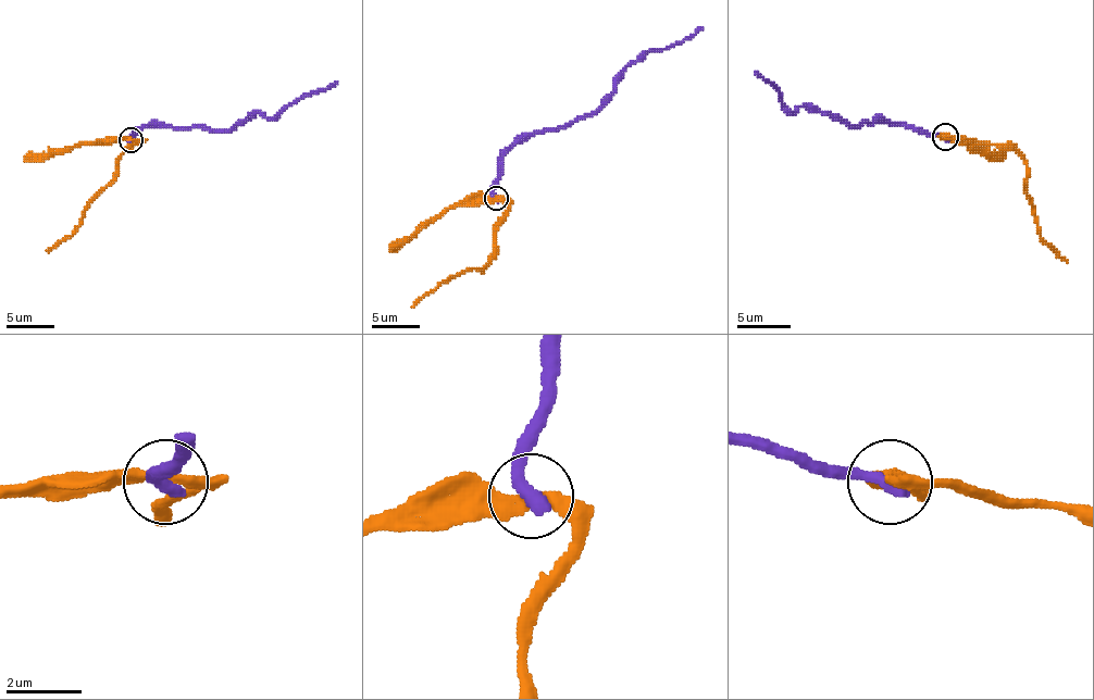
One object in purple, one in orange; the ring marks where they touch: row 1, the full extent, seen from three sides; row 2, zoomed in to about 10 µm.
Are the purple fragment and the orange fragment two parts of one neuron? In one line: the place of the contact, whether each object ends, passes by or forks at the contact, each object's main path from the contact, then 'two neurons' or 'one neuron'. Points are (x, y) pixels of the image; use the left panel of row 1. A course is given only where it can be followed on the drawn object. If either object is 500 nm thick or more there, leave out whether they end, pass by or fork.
(131, 140) | purple ends | orange passes by | purple via (131, 139), (127, 137), (135, 129), (154, 127), (232, 129), (258, 113), (272, 117), (337, 82) | orange via (131, 139), (143, 139), (131, 147), (115, 165), (115, 177), (84, 211), (79, 226), (46, 250) | one neuron

